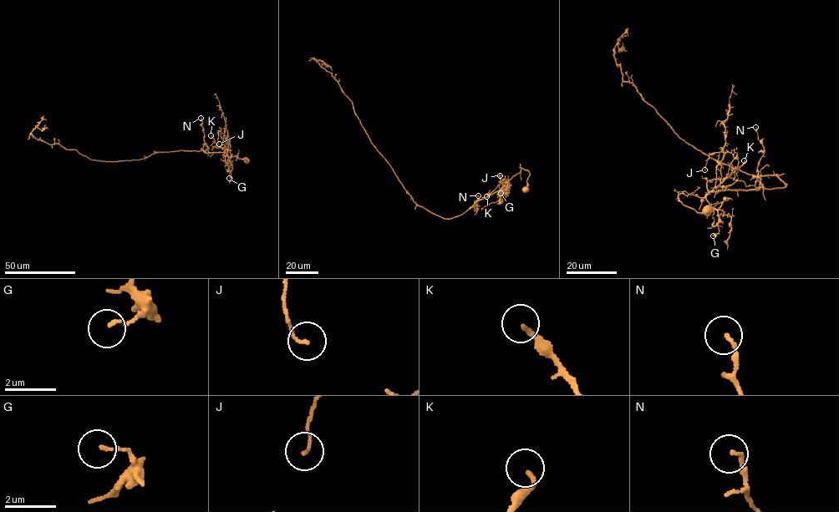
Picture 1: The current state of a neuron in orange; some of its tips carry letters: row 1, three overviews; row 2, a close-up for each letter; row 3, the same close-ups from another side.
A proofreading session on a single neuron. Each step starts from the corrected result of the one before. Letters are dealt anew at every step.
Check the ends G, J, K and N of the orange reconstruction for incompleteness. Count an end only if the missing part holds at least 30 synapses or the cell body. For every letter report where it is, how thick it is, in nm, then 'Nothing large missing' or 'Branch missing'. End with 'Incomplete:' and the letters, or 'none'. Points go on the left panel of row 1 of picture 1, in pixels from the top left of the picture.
G: Place: (229, 178). Thickness 100 nm. Nothing large missing
J: Place: (219, 144). Thickness 110 nm. Nothing large missing
K: Place: (211, 135). Thickness 190 nm. Branch missing
N: Place: (200, 118). Thickness 130 nm. Nothing large missing
Incomplete: K

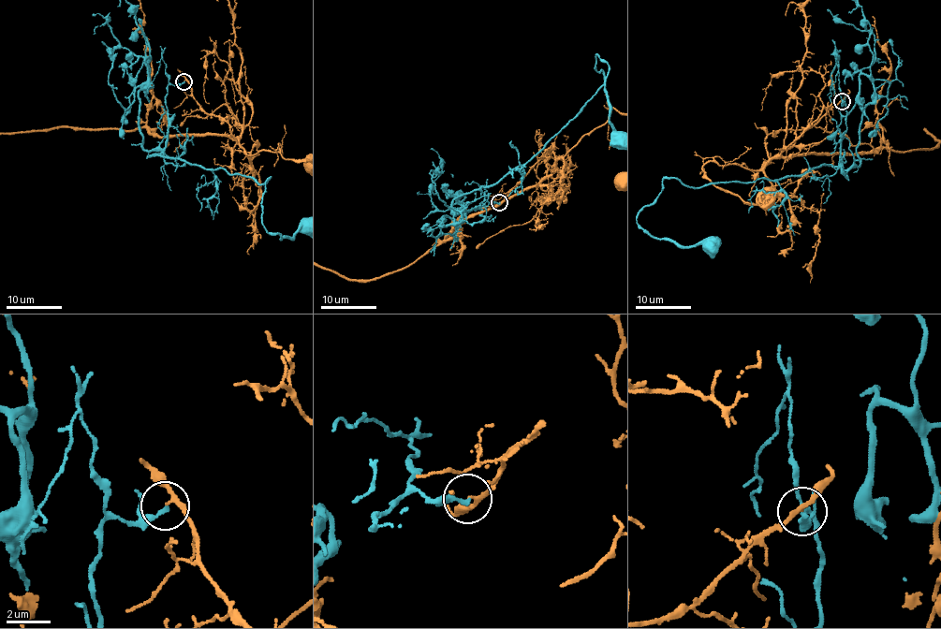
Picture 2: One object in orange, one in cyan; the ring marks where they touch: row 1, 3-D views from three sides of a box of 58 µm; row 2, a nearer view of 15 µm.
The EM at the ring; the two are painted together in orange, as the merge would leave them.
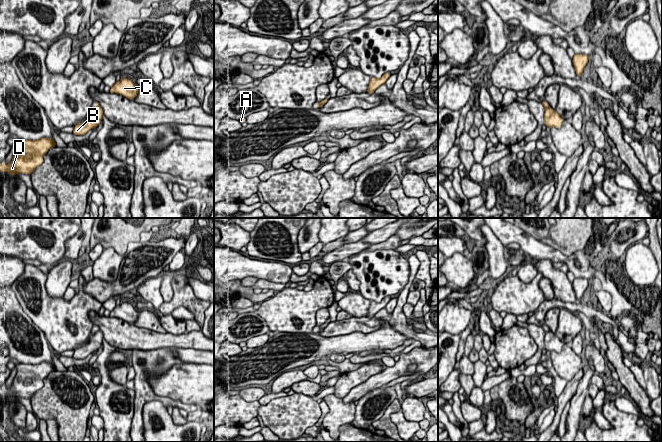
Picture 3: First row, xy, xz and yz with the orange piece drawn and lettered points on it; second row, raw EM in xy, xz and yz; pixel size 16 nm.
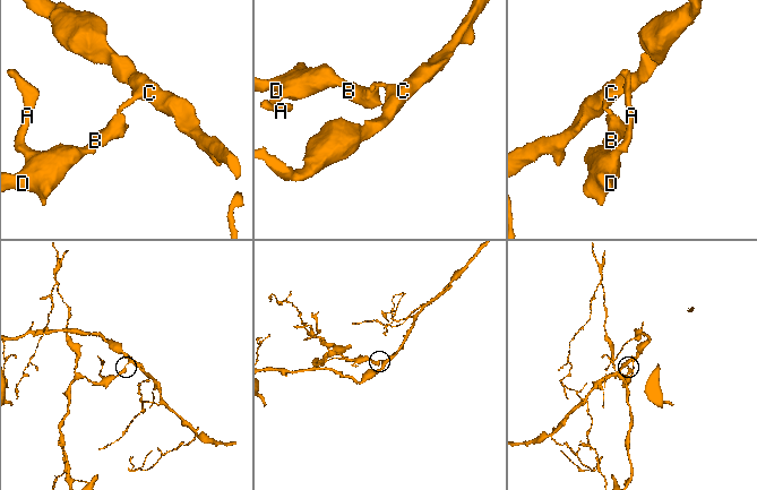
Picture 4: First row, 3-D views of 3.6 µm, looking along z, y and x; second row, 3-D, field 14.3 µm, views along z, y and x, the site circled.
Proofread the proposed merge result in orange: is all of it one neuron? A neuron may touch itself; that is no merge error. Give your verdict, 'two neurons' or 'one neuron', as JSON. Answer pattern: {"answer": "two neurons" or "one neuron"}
{"answer": "two neurons"}

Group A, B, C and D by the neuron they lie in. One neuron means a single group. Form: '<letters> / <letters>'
A B D / C

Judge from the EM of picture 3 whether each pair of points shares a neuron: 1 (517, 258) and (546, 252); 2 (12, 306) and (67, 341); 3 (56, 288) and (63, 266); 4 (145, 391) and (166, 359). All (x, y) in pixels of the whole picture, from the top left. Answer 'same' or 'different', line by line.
1: different
2: different
3: same
4: same

